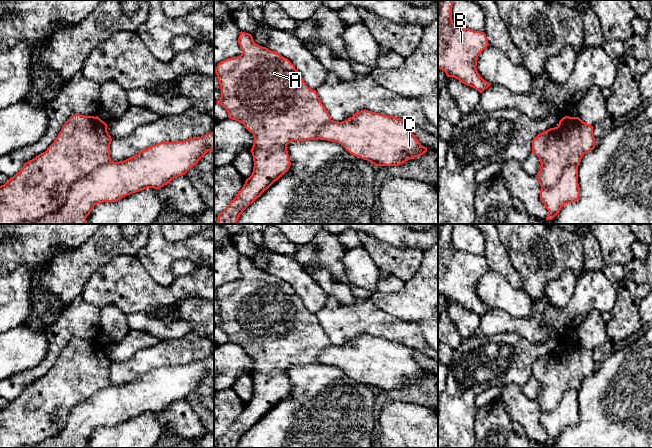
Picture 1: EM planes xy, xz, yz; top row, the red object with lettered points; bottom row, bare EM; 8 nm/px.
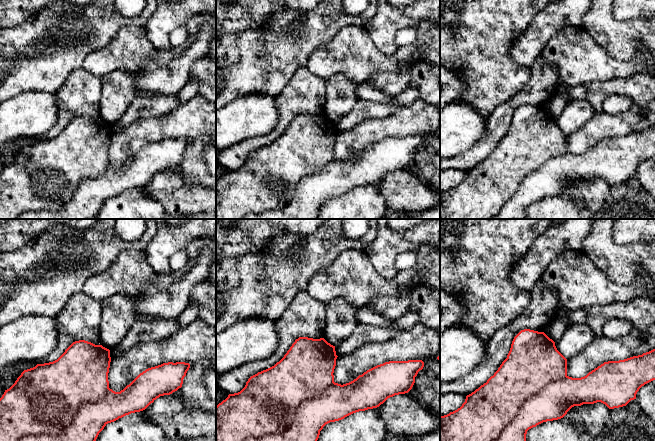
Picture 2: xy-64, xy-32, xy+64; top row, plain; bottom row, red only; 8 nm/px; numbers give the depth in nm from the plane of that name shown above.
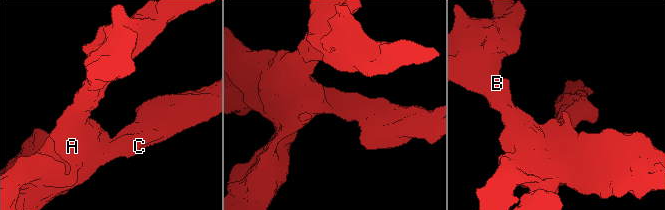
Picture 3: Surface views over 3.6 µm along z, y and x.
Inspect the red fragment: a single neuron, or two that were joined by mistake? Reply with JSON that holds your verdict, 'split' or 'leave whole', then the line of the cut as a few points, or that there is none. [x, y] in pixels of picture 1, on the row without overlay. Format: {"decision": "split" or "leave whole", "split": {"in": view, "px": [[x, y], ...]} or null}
{"decision": "split", "split": {"in": "xy", "px": [[110, 384], [76, 404], [55, 435], [18, 447]]}}

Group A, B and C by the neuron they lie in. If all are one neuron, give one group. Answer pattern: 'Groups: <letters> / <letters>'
Groups: A B / C

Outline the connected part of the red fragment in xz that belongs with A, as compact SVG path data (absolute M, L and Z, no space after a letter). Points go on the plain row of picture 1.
M241 255L238 267L242 278L221 285L215 293L221 313L221 321L216 327L226 333L228 342L242 347L253 358L254 367L250 375L254 391L251 400L246 403L237 420L219 438L216 448L237 448L243 435L289 394L291 386L287 369L292 365L318 364L320 351L331 344L316 314L306 309L301 298L287 282L256 268L249 257Z

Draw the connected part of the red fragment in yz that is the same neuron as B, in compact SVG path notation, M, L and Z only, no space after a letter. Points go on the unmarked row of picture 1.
M438 224L438 293L482 317L491 308L480 300L476 290L479 278L489 269L488 263L484 256L453 247L454 225Z

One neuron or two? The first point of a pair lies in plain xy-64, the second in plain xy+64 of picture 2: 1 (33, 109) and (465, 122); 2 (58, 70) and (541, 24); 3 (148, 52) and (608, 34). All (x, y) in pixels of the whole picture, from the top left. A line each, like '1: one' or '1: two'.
1: one
2: one
3: two

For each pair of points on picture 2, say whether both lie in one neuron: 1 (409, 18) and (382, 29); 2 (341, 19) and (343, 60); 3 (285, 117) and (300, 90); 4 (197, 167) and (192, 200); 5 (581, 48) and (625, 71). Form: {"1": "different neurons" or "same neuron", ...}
{"1": "same neuron", "2": "different neurons", "3": "same neuron", "4": "different neurons", "5": "same neuron"}

